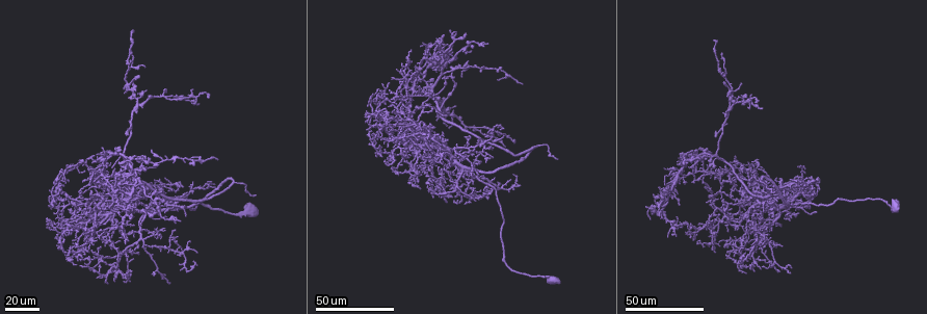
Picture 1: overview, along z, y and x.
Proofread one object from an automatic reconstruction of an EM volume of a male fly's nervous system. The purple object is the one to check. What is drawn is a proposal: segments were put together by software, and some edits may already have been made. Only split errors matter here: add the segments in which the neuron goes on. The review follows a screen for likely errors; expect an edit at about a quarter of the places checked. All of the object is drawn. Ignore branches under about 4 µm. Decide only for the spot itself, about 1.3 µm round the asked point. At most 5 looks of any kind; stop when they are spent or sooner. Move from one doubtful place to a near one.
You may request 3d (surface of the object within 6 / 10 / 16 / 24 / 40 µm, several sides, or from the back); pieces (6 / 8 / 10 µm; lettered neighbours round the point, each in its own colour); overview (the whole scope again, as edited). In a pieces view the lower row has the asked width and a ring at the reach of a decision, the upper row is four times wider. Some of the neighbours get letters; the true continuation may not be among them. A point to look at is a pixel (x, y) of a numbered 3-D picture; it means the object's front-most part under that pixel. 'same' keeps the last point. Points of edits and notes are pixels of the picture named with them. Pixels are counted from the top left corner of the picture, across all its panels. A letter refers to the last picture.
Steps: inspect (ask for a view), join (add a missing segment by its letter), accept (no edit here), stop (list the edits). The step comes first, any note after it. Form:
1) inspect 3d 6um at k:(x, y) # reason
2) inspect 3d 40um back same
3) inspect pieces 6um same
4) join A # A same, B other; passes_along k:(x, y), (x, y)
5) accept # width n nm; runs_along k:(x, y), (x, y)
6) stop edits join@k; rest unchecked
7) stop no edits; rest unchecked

inspect 3d 24um at 1:(765, 235) # thick end

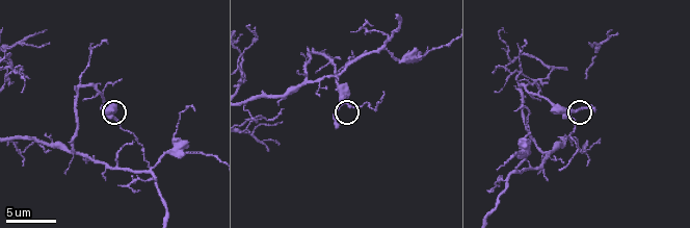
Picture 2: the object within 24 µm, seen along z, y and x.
inspect pieces 10um at 2:(336, 129)

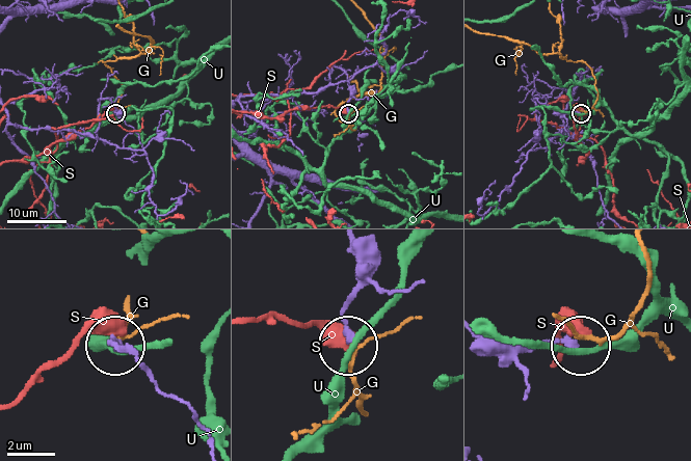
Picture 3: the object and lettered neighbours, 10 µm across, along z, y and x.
accept # G other, S other, U other; runs_along 3:(353, 250), (357, 292), (345, 316), (345, 344); none of them fits

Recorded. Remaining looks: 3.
inspect 3d 24um at 1:(71, 231) # an open end

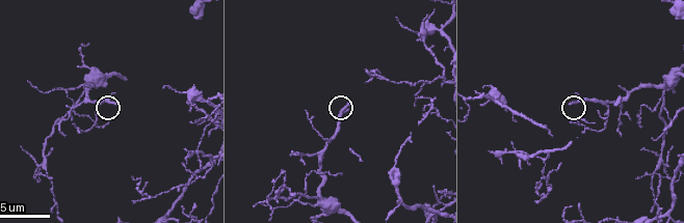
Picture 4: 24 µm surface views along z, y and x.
inspect 3d 6um at 4:(569, 105)

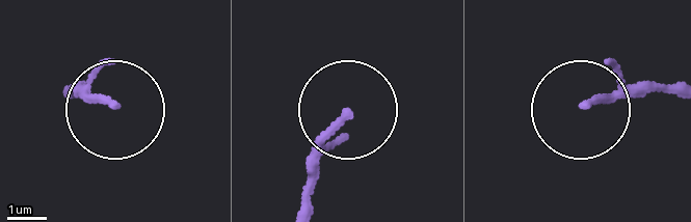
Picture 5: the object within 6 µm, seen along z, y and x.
inspect pieces 8um at 5:(586, 104)

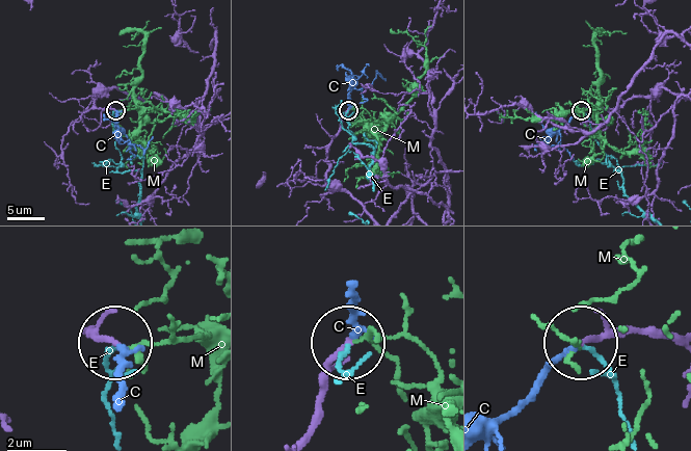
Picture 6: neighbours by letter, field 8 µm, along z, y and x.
join C # width 180 nm; C same, E other, M other; passes_along 6:(84, 330), (116, 343), (118, 391); the neuron continues

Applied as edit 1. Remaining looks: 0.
stop edits join@6; rest unchecked

